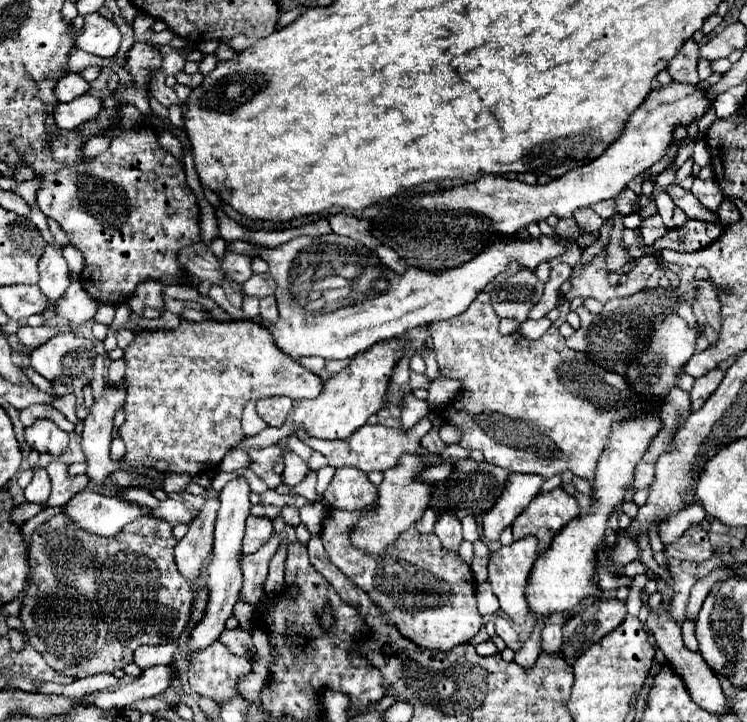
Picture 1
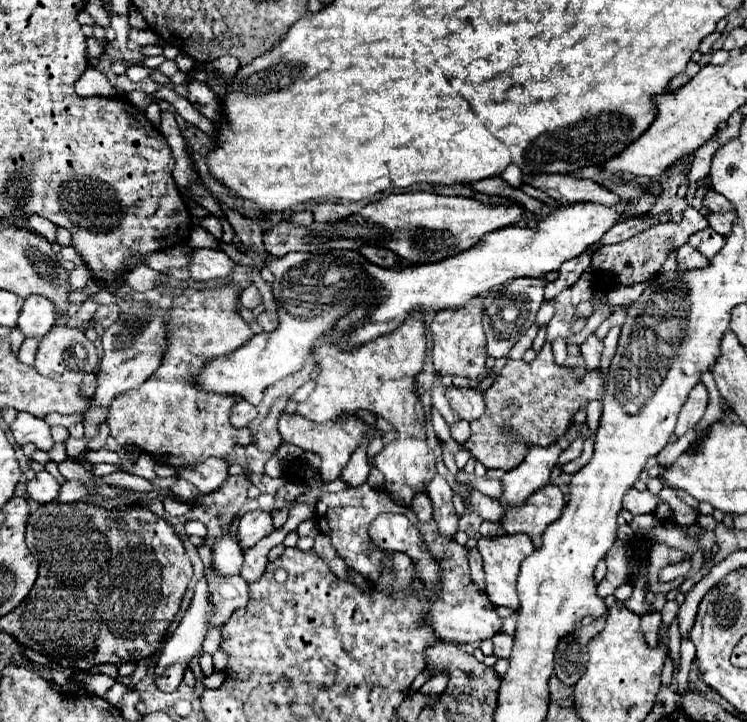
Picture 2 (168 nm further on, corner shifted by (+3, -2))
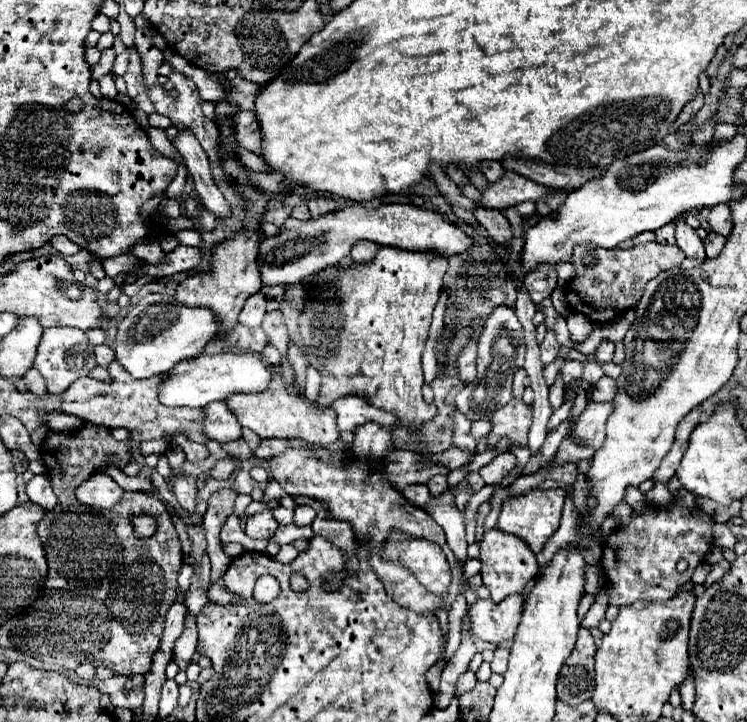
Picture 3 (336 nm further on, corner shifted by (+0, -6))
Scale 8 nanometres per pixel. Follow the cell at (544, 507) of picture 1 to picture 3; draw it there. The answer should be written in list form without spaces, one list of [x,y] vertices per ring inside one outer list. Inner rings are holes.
[[[552,488],[552,490],[530,490],[522,496],[510,498],[502,504],[502,512],[498,518],[498,528],[502,532],[514,534],[522,538],[536,554],[544,548],[544,544],[550,540],[550,536],[558,530],[560,518],[562,518],[562,508],[564,508],[564,498],[566,492],[562,488]]]

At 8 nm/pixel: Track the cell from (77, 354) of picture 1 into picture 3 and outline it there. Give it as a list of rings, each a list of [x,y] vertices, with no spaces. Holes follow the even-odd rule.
[[[46,328],[44,338],[40,340],[40,348],[36,352],[34,368],[46,378],[46,388],[50,394],[60,394],[60,390],[66,390],[72,382],[76,382],[82,376],[88,376],[92,368],[96,368],[94,348],[88,342],[86,334],[78,328]]]

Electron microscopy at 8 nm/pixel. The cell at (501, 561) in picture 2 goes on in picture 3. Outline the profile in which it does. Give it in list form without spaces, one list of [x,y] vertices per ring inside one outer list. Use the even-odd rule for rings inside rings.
[[[496,528],[484,532],[484,538],[480,542],[480,560],[482,560],[482,580],[488,586],[490,596],[496,604],[502,602],[506,596],[524,594],[524,590],[536,578],[540,568],[536,554],[524,540]]]

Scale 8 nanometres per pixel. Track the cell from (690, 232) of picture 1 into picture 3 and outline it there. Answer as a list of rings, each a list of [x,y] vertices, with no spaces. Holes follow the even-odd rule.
[[[710,232],[710,234],[708,234],[706,238],[704,238],[704,248],[706,248],[706,256],[708,256],[708,258],[714,258],[714,256],[718,256],[718,254],[722,252],[724,244],[726,244],[726,238],[724,238],[724,236]]]

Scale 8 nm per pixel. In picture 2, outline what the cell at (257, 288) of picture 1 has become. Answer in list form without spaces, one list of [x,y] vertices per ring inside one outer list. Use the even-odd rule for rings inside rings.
[[[247,286],[243,292],[241,292],[241,304],[249,310],[257,308],[261,304],[261,296],[259,296],[259,290],[255,286]]]

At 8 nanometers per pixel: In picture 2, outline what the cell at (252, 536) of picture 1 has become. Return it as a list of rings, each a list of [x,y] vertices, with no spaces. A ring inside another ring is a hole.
[[[251,510],[239,518],[239,538],[245,548],[255,546],[261,538],[269,536],[273,530],[275,528],[271,514],[265,510]]]

